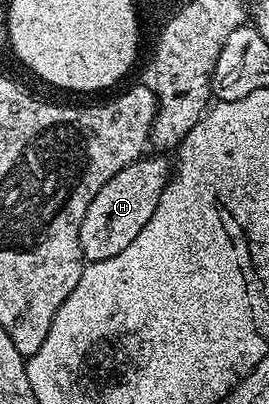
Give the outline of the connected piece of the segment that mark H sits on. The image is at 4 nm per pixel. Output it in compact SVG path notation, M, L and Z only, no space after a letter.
M150 153L136 160L132 165L120 169L96 197L92 197L92 205L88 205L88 213L84 213L84 221L80 225L80 249L83 260L95 263L108 257L116 257L120 249L132 245L136 233L148 225L148 217L156 213L156 205L160 201L160 193L166 187L172 174L172 163L169 158L158 153Z

